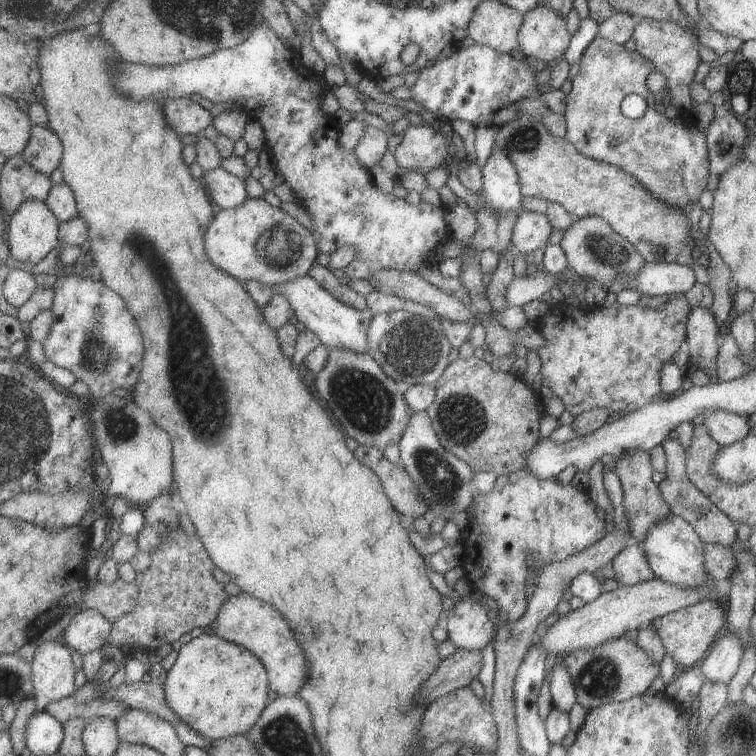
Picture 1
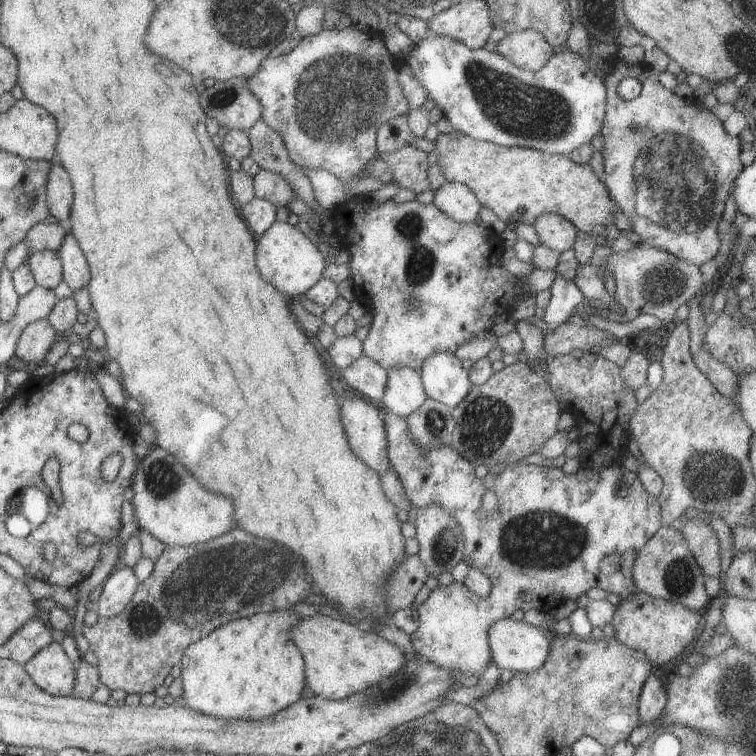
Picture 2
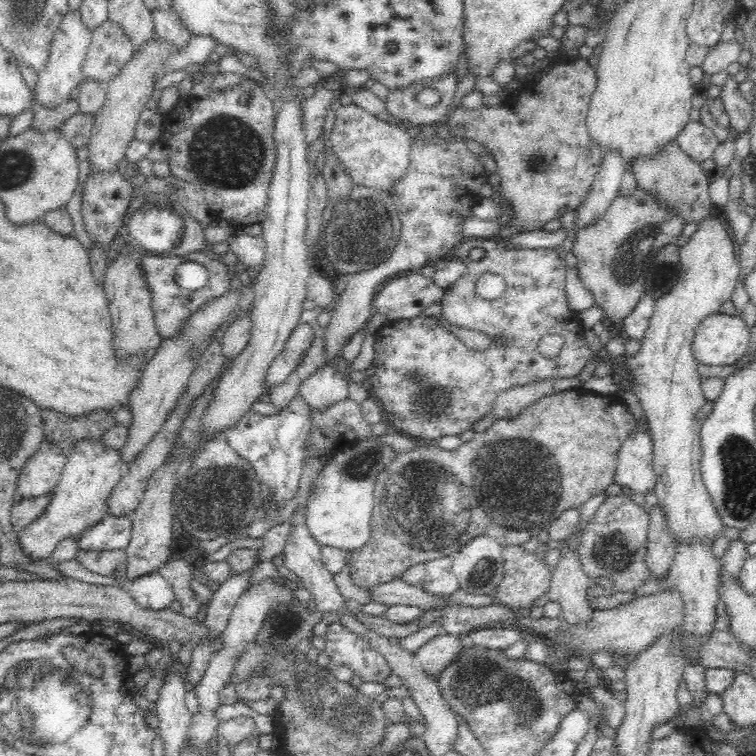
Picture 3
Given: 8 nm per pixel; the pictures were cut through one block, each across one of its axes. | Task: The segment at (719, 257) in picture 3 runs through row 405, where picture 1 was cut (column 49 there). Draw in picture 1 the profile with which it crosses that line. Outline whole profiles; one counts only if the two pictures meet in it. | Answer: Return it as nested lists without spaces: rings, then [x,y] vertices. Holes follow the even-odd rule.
[[[60,639],[36,646],[30,662],[33,680],[33,698],[37,711],[44,710],[49,702],[69,697],[74,693],[76,668],[69,649]]]

